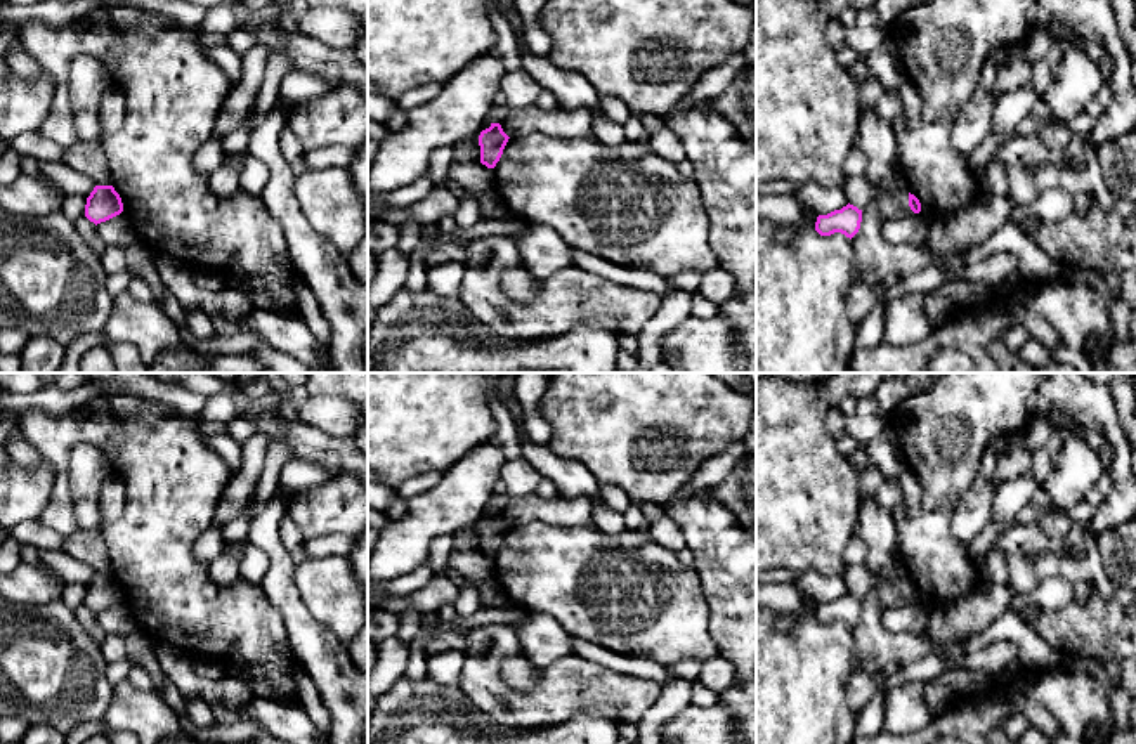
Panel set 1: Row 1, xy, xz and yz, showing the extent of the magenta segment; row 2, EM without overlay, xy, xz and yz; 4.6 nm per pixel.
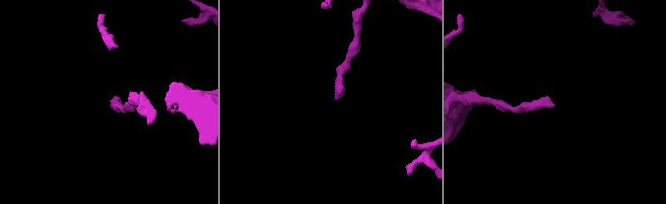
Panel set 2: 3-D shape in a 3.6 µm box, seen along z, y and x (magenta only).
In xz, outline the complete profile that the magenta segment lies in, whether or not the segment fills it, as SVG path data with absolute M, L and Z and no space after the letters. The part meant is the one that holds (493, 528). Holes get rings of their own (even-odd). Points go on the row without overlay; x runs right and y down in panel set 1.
M491 512L489 517L482 519L479 524L480 551L487 557L494 557L508 527L499 512Z

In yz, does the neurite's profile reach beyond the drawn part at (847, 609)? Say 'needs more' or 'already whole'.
already whole

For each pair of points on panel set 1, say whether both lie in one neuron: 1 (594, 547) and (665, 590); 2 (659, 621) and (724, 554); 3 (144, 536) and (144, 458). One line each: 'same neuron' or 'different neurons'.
1: same neuron
2: different neurons
3: same neuron

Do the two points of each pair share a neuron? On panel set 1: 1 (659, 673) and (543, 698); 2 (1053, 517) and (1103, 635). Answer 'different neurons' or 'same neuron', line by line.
1: different neurons
2: different neurons

